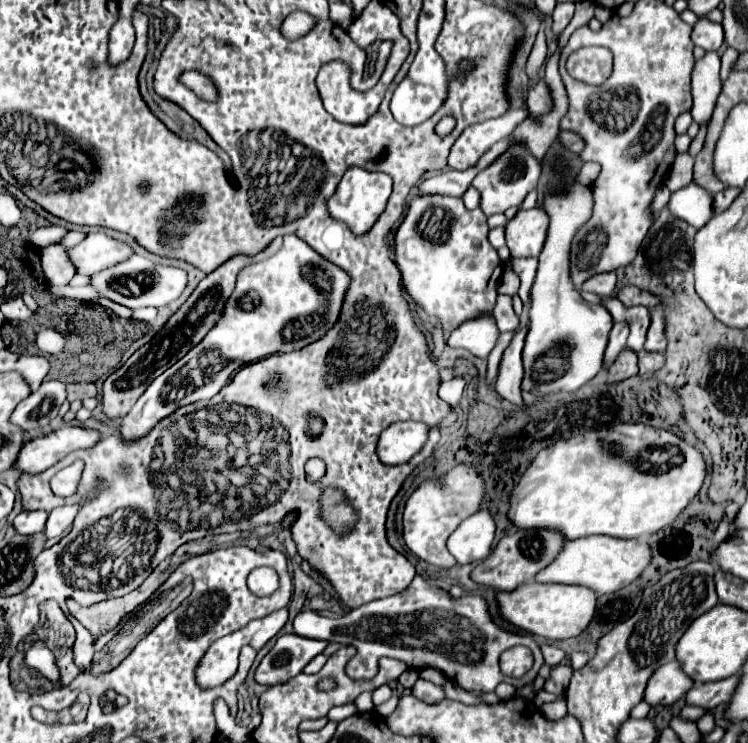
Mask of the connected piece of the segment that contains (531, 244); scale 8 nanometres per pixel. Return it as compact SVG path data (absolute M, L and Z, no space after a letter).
M543 208L519 210L505 226L505 240L511 258L539 256L547 236L549 216Z

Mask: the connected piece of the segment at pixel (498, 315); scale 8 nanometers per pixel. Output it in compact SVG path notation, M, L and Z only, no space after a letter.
M498 295L493 316L495 316L499 332L515 332L519 328L519 318L513 312L512 297L509 295Z

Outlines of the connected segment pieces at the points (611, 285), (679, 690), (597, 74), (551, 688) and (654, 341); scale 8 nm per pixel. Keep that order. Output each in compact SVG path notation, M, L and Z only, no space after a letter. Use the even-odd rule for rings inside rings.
M615 272L595 274L591 280L587 280L587 282L583 284L583 290L593 292L593 294L599 294L599 296L611 296L613 290L615 290L615 282L617 282Z
M669 662L653 672L651 680L647 682L643 700L647 700L651 706L671 706L681 700L691 688L693 682L683 674L679 662Z
M581 48L567 58L567 72L587 84L603 84L613 69L613 56L606 48Z
M559 664L551 670L551 678L545 682L545 692L553 692L553 694L565 694L567 684L571 680L573 668L567 664Z
M657 306L651 310L651 326L647 332L647 340L645 340L645 350L655 352L655 350L665 350L667 346L667 338L663 334L663 310Z

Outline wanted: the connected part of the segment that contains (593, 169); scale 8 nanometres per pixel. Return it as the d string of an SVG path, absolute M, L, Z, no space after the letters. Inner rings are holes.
M587 162L585 166L581 166L581 170L577 172L577 176L575 176L575 180L579 182L579 184L593 184L593 180L597 178L597 174L599 174L599 164L593 164L593 162Z

